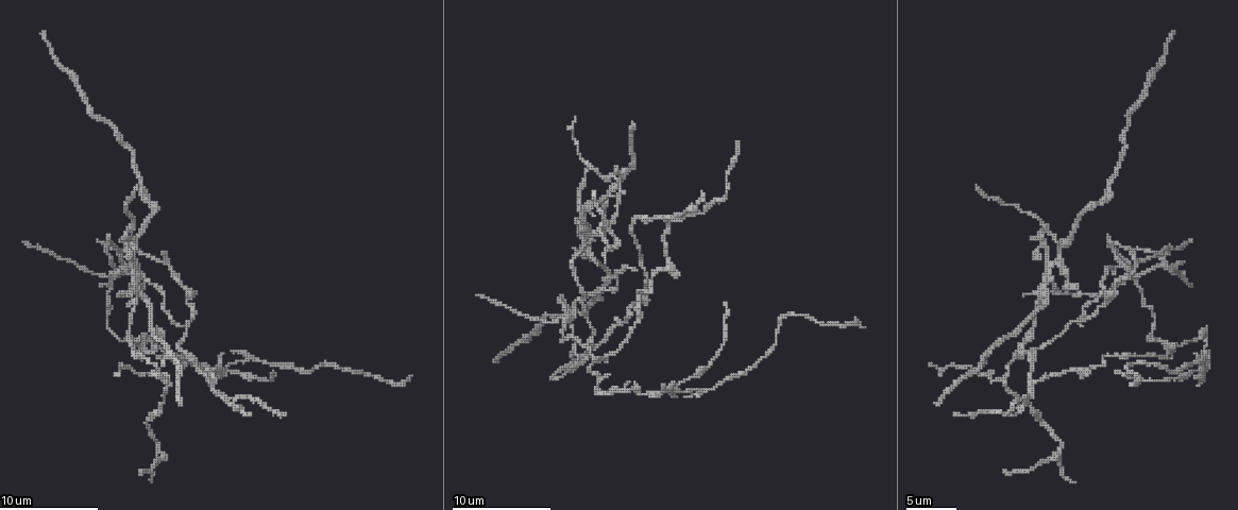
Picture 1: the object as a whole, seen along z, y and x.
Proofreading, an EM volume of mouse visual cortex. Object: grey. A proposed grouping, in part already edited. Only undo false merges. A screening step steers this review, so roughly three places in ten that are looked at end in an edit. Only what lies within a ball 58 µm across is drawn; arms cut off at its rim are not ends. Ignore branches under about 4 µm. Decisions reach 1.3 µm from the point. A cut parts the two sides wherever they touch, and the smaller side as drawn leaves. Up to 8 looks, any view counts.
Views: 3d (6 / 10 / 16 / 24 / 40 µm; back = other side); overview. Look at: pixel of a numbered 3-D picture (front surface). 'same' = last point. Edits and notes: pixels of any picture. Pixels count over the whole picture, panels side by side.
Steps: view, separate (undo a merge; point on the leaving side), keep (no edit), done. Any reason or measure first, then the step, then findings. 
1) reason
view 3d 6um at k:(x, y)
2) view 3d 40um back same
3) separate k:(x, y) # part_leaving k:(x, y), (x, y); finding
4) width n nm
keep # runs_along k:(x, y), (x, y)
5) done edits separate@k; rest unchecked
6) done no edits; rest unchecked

four-way junction
view 3d 10um at 1:(578, 359)

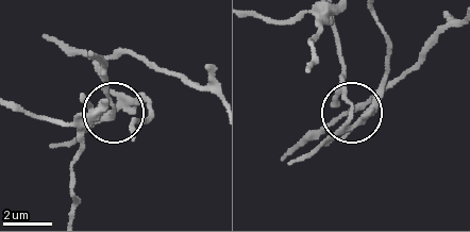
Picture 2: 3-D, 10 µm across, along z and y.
view 3d 10um back at 2:(349, 114)

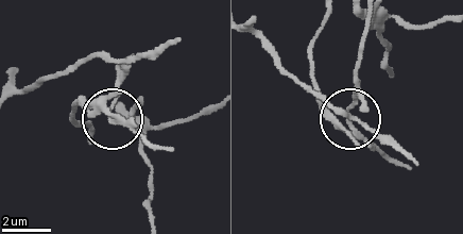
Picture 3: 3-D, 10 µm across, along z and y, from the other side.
keep # all the same neuron

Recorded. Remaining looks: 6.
looks like a crossing
view 3d 10um at 1:(143, 350)

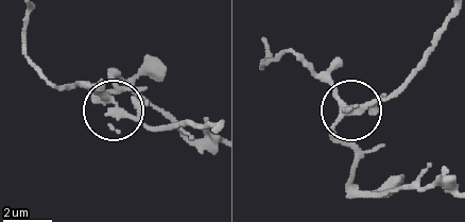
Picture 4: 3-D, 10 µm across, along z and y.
side_arm 29 um
keep # runs_along 4:(28, 10), (23, 46), (48, 83), (152, 125), (179, 121); continuous, no second neuron

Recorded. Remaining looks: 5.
view 3d 10um at 1:(572, 318)

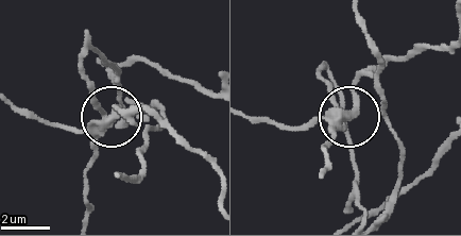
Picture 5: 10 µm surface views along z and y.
width 320 nm
separate 5:(359, 102) # part_leaving 5:(341, 119), (355, 103), (363, 74), (448, 47); two neurons meet here

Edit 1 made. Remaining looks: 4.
view overview

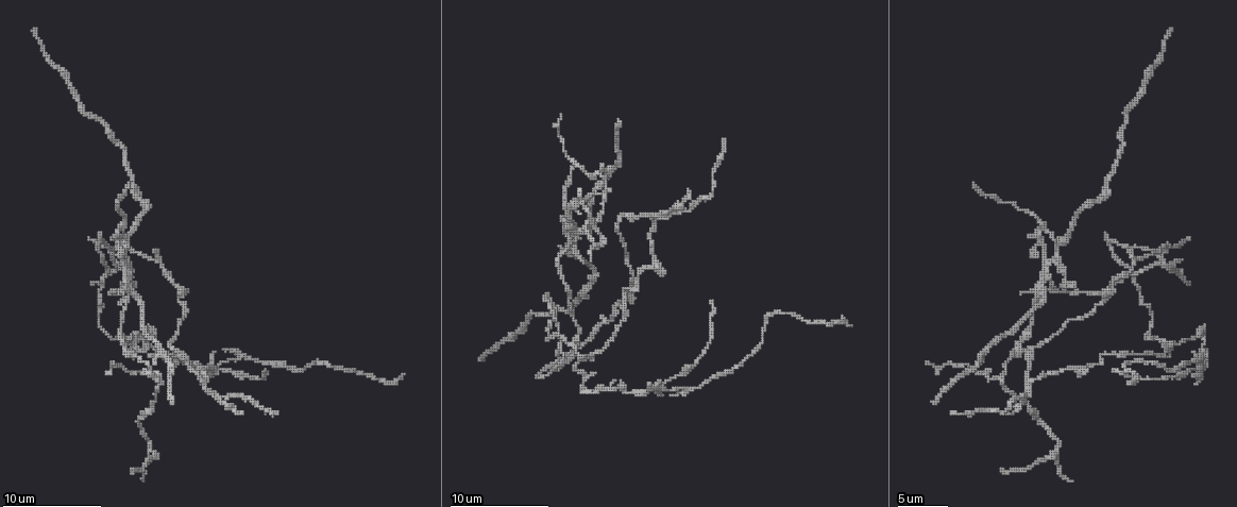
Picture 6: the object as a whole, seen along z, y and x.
three arms meet
view 3d 6um at 6:(1038, 221)

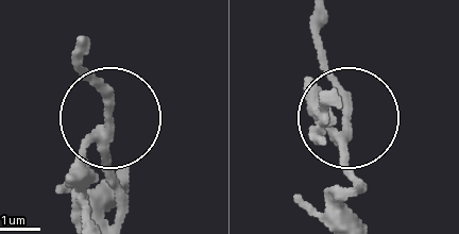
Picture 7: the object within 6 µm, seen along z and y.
width 200 nm
keep # continuous, no second neuron

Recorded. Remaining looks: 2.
done edits separate@5; rest unchecked

